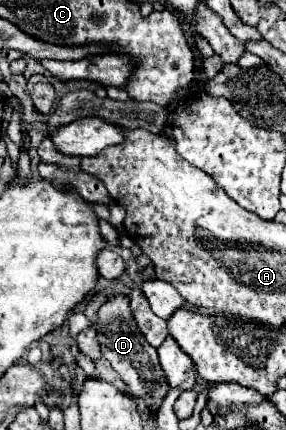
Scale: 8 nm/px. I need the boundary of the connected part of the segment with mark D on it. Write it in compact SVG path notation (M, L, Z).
M112 294L100 310L98 310L98 320L96 320L96 332L98 332L98 342L102 348L102 356L112 364L114 370L122 376L122 380L128 384L128 392L134 396L140 408L148 408L150 404L160 406L164 396L168 394L168 384L164 378L164 372L158 362L156 348L150 346L140 332L126 294Z

